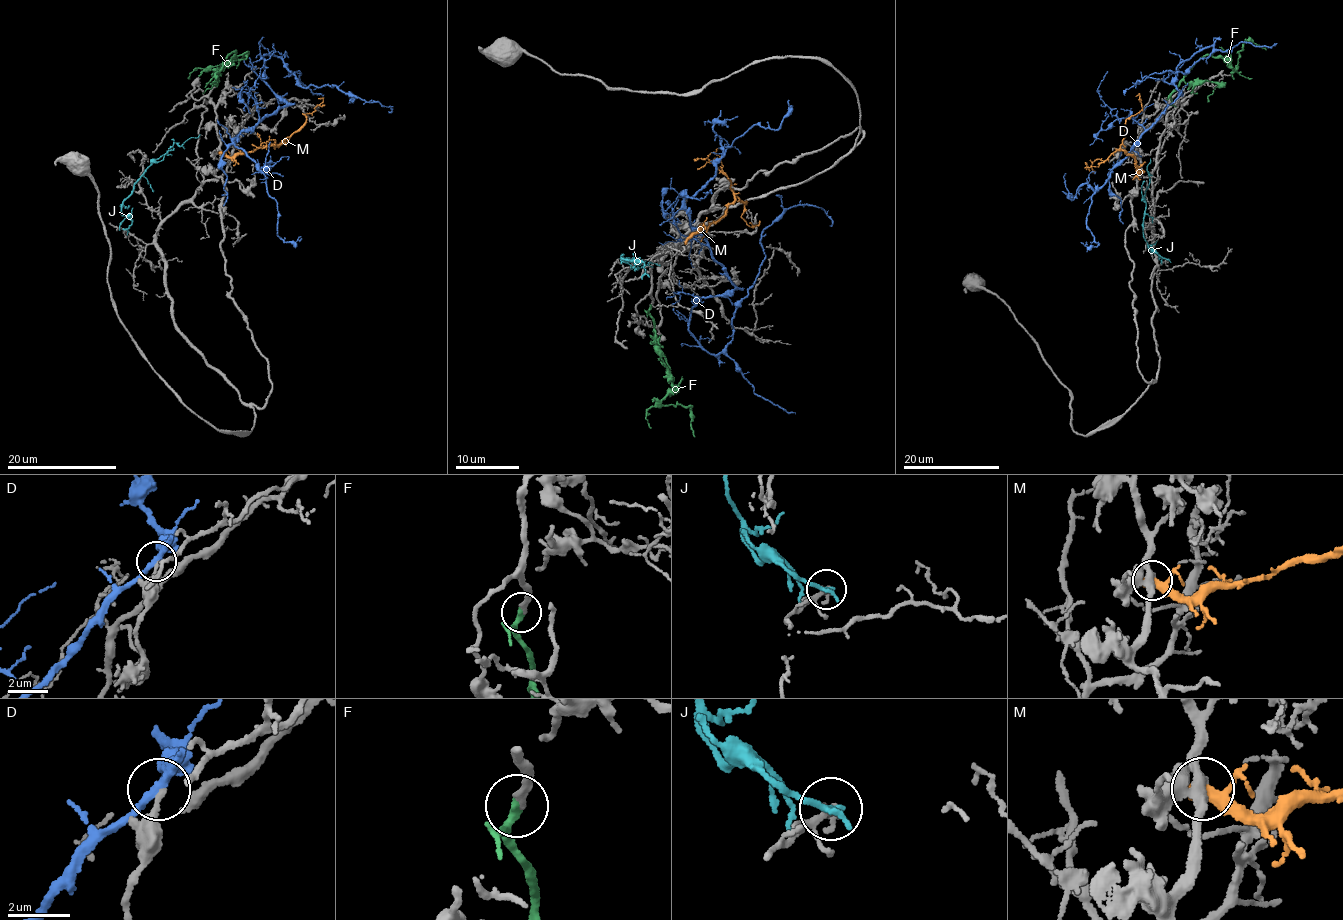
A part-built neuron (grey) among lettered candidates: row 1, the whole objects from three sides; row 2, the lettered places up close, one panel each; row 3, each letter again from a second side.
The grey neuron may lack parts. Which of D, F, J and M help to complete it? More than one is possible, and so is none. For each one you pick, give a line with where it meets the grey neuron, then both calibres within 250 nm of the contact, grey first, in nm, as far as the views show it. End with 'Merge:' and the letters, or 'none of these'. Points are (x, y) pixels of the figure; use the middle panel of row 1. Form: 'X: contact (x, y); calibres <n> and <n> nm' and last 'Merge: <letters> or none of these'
F: contact (650, 306); calibres 200 and 260 nm
Merge: F

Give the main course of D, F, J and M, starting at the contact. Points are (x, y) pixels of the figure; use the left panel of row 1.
D: (286, 105), (265, 81), (261, 58), (280, 57), (303, 87), (334, 84), (368, 102), (379, 102), (388, 111)
F: (215, 78), (223, 61), (235, 51), (226, 64), (210, 68), (233, 59), (243, 60), (247, 54), (236, 68)
J: (124, 228), (131, 222), (121, 211), (123, 202), (132, 195), (135, 182), (174, 144), (180, 146), (199, 135)
M: (220, 152), (229, 156), (279, 144), (299, 129), (306, 117), (303, 115), (311, 112), (323, 101), (319, 98)

